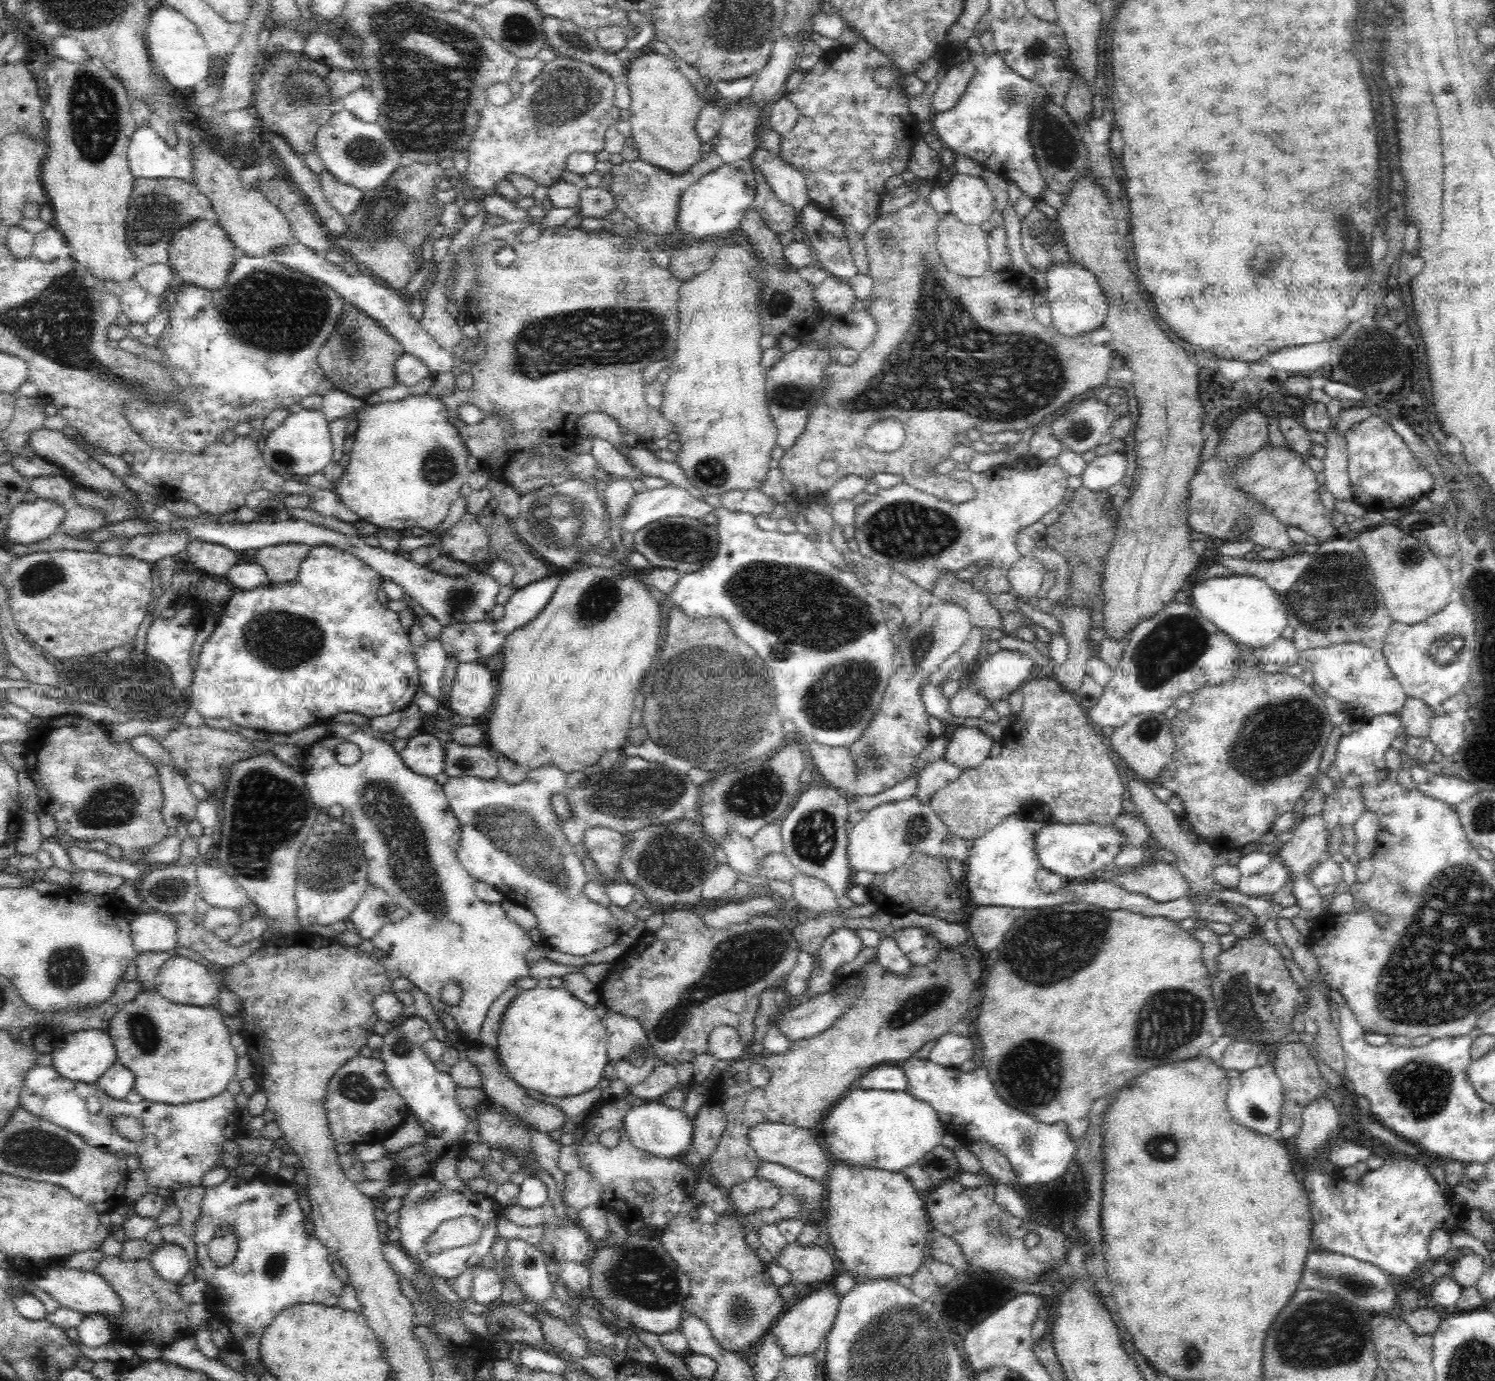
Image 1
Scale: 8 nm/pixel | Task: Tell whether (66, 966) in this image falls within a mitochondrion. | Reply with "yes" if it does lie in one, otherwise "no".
yes

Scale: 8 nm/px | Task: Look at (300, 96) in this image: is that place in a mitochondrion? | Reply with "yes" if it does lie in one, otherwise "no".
yes

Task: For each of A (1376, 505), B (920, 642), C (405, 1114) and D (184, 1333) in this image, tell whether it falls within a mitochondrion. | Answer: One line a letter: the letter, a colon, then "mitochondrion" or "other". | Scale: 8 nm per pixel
A: other
B: mitochondrion
C: other
D: other

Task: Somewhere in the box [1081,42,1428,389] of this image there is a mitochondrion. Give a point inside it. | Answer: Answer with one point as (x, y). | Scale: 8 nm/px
(1339, 223)

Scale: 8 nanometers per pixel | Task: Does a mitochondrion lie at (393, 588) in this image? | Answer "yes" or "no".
no

